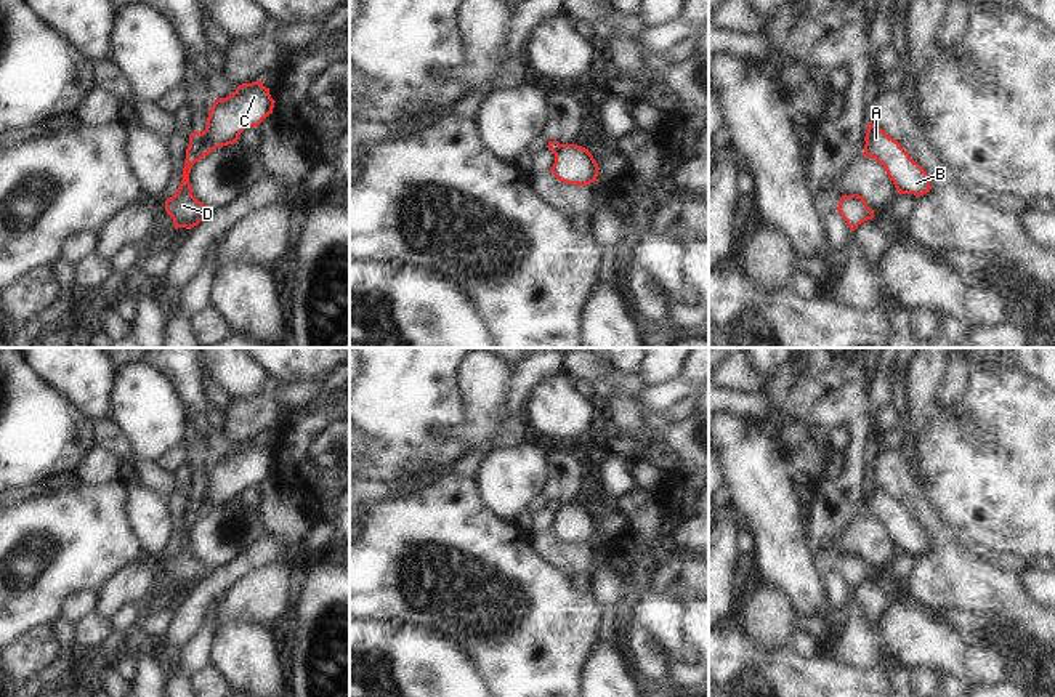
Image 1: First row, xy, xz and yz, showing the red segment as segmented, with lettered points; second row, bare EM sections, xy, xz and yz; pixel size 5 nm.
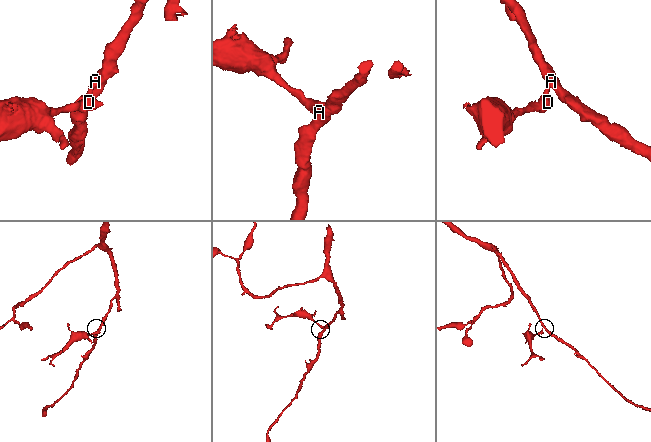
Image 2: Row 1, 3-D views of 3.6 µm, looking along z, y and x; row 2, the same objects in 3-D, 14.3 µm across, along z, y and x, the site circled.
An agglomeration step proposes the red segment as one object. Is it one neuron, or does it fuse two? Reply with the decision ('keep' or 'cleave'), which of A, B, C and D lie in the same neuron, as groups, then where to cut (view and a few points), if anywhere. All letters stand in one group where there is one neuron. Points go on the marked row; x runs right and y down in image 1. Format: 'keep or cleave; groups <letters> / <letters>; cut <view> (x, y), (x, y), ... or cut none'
cleave; groups A B C / D; cut xy (199, 133), (204, 154)

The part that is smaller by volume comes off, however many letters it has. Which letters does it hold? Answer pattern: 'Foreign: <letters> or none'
Foreign: D

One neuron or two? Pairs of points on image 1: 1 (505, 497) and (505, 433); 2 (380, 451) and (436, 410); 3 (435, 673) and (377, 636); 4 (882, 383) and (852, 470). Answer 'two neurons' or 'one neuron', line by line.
1: two neurons
2: one neuron
3: one neuron
4: two neurons

